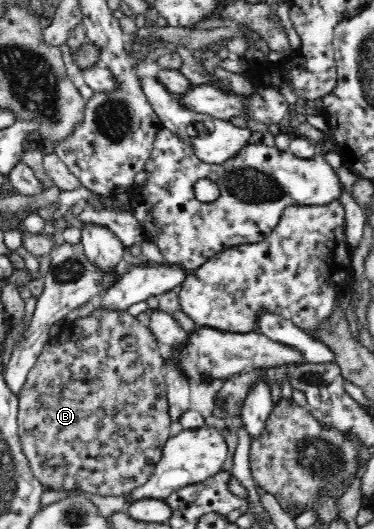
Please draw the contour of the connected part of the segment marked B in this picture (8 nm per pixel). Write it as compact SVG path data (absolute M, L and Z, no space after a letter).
M96 308L88 317L72 322L68 332L64 330L62 336L48 340L28 374L23 392L17 395L22 450L44 488L122 496L148 480L172 428L162 353L150 330L126 309Z

